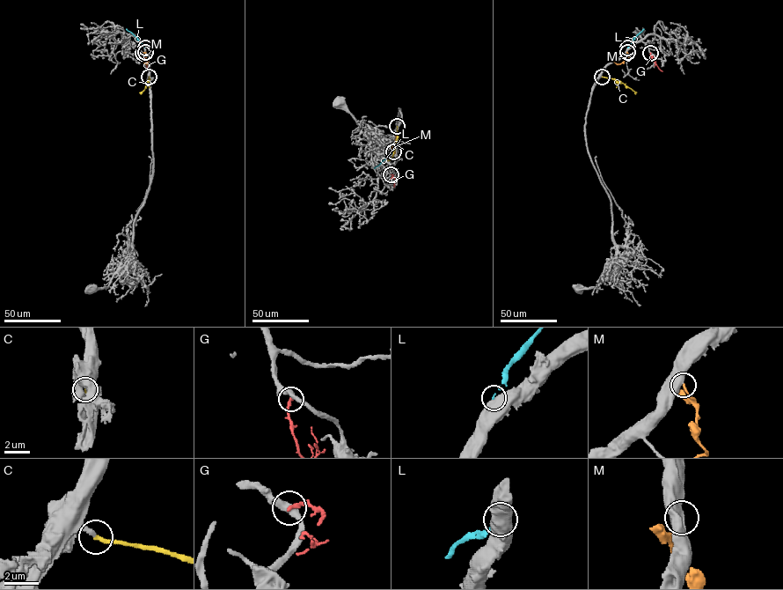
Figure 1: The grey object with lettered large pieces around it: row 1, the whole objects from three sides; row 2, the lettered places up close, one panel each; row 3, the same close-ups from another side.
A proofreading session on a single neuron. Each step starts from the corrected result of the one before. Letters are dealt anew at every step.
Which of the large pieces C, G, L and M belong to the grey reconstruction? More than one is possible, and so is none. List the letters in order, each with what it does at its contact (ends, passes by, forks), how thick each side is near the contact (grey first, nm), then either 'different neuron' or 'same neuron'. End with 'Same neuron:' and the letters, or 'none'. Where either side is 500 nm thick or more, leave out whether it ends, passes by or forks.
C: it ends | 180/200 nm | same neuron
G: it ends | 400/220 nm | different neuron
L: 700/100 nm | different neuron
M: 700/160 nm | different neuron
Same neuron: C

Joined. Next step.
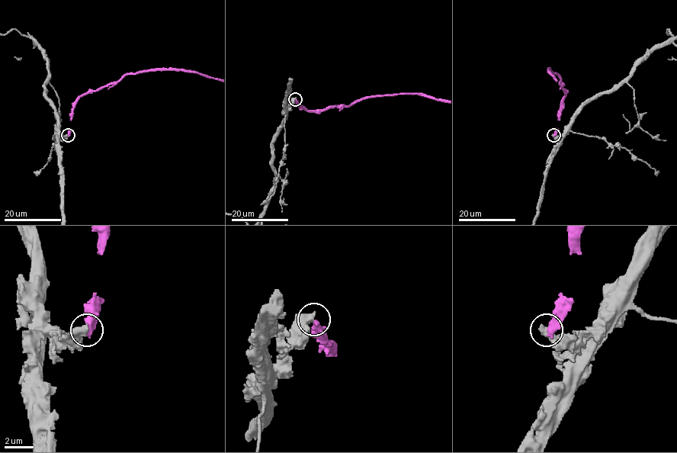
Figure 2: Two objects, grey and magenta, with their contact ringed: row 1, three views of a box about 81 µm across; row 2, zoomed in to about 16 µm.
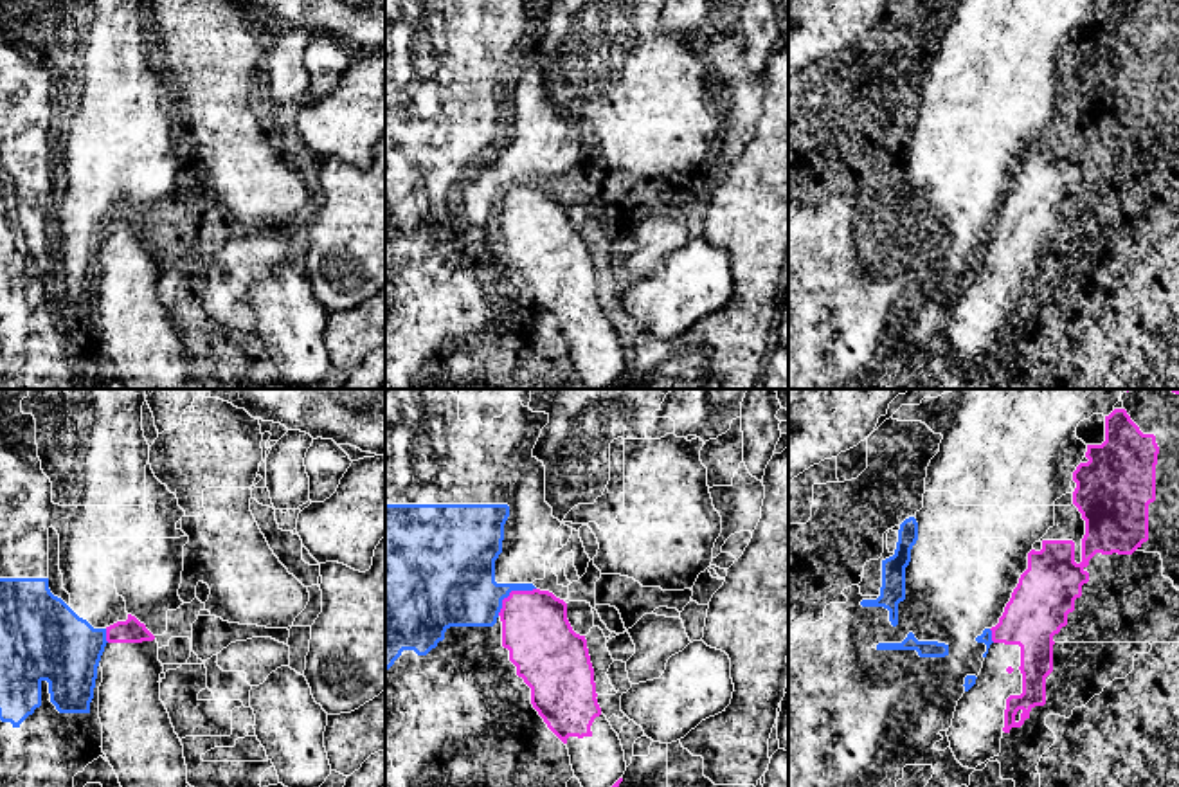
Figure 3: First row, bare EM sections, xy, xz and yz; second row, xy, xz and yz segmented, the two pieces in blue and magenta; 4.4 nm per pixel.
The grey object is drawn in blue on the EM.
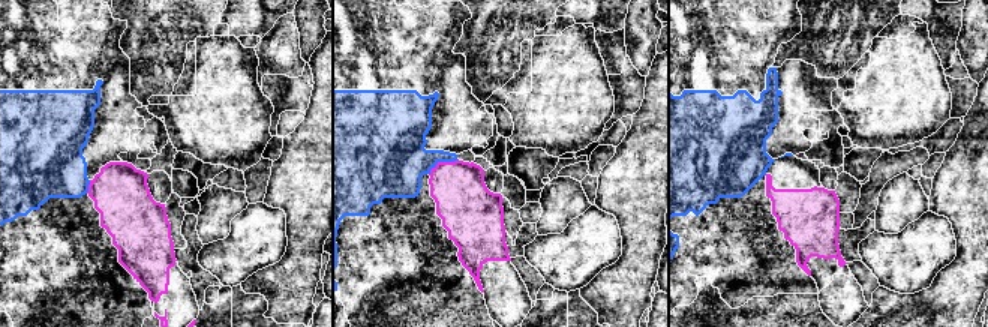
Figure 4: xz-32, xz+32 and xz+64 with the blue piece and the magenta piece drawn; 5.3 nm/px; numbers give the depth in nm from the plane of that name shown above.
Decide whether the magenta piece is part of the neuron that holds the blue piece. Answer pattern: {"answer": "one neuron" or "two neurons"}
{"answer": "two neurons"}

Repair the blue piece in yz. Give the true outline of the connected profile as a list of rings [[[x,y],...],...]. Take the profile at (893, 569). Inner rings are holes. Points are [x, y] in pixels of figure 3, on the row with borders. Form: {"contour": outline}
{"contour": [[[905,519],[898,529],[895,555],[882,560],[882,587],[877,600],[862,600],[862,607],[884,607],[889,611],[889,621],[898,625],[898,603],[905,600],[905,567],[911,562],[911,549],[918,540],[918,522]]]}

